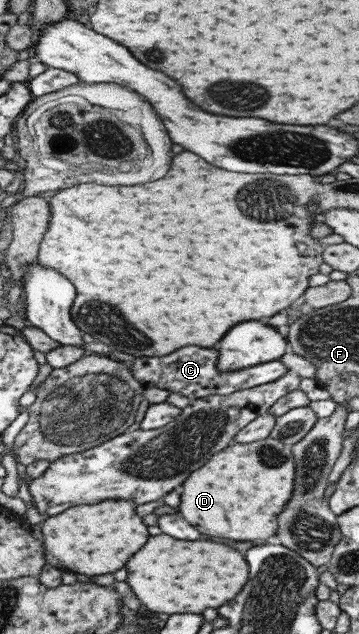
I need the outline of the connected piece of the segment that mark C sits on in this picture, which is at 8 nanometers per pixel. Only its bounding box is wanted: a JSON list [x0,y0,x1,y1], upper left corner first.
[129,347,288,400]

